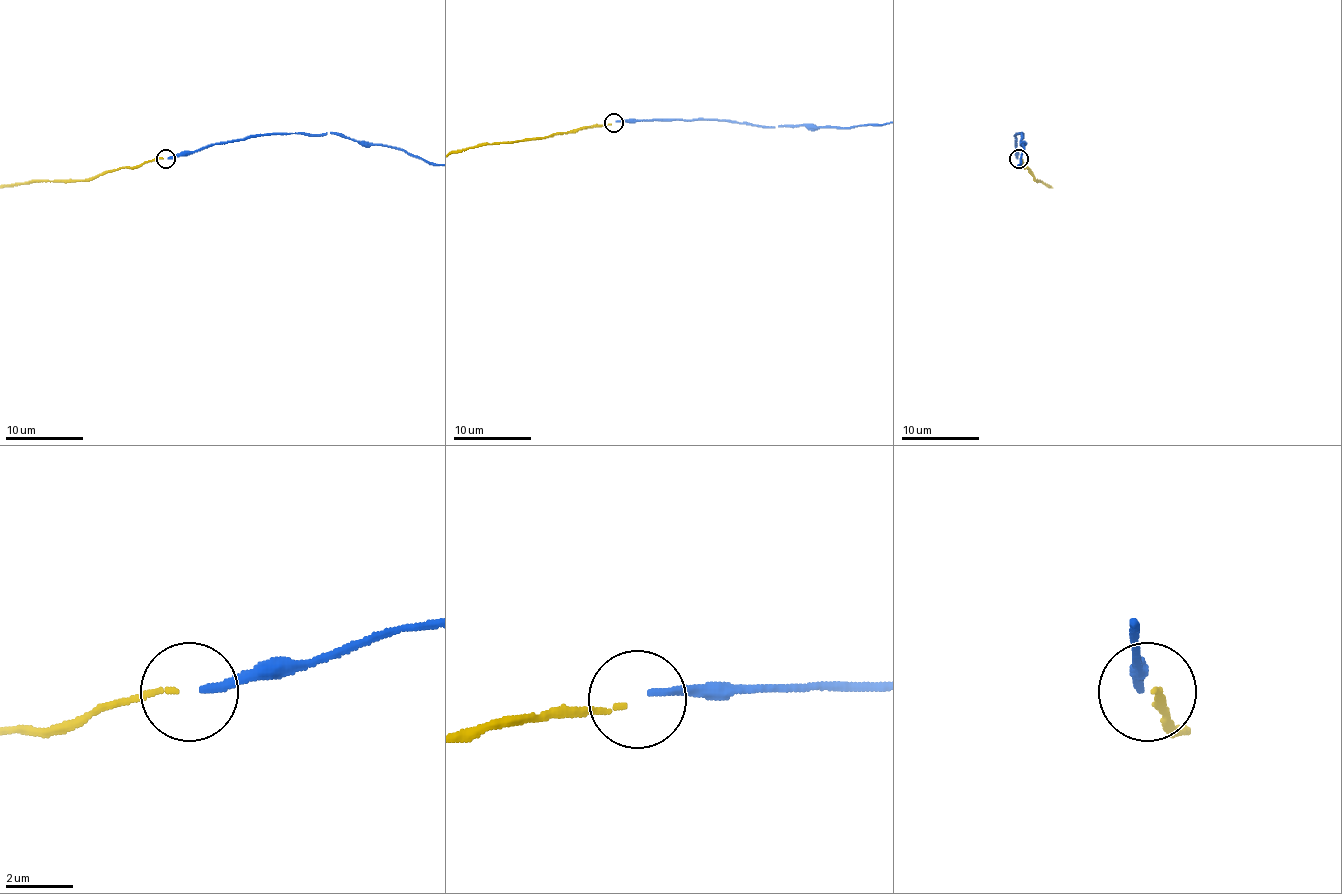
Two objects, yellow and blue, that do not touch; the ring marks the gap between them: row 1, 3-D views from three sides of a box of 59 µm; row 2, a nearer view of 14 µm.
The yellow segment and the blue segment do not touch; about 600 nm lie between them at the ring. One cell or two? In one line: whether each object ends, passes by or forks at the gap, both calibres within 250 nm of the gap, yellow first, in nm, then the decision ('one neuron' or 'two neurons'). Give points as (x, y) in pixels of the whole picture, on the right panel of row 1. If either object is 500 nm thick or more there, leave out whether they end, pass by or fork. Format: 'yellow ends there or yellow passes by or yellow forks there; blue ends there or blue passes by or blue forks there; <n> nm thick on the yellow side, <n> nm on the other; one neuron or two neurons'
yellow ends there; blue ends there; 140 nm thick on the yellow side, 200 nm on the other; two neurons

